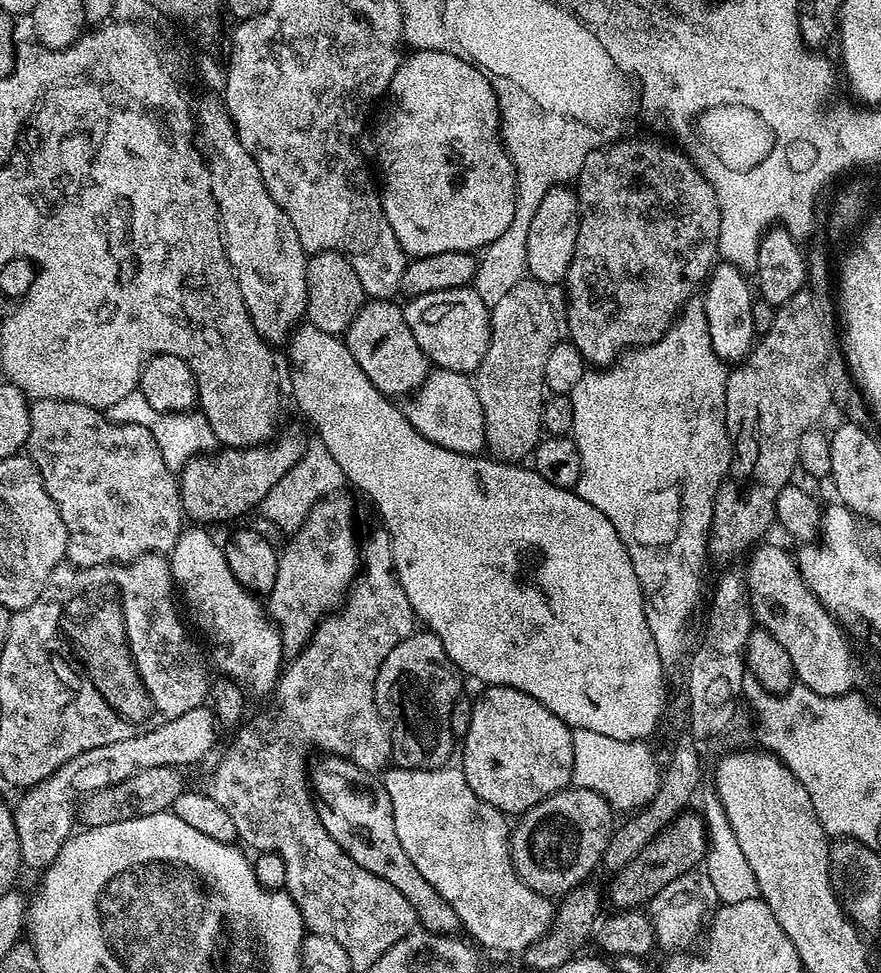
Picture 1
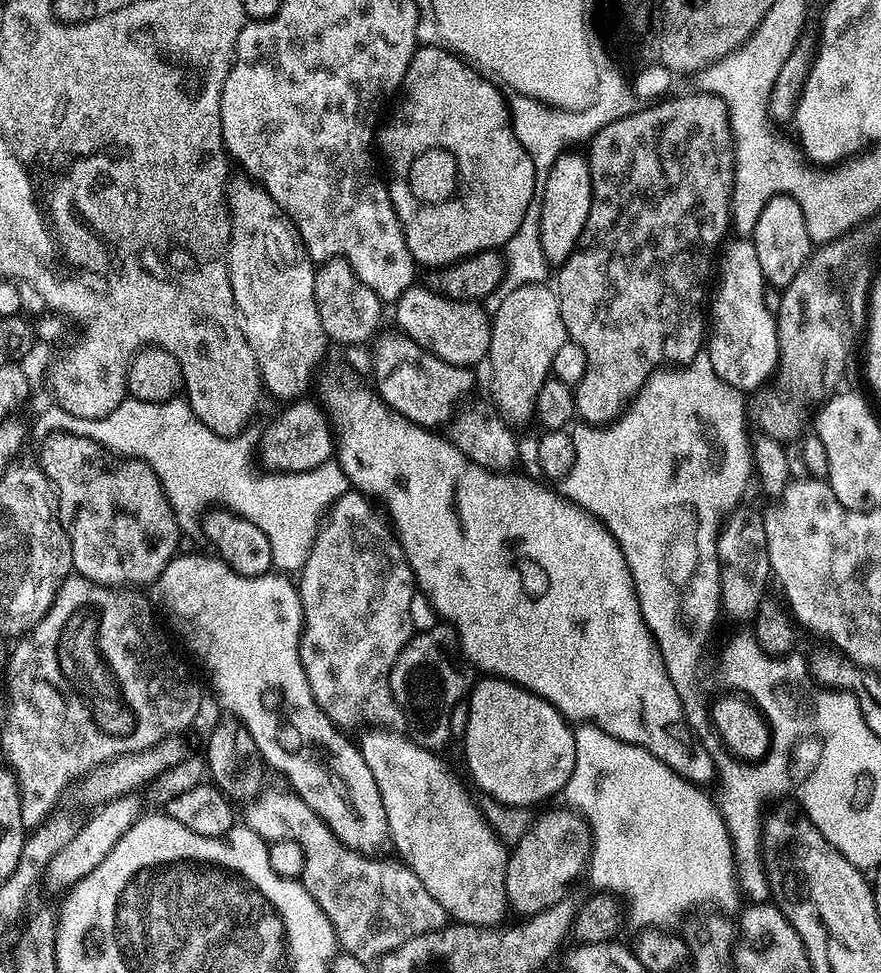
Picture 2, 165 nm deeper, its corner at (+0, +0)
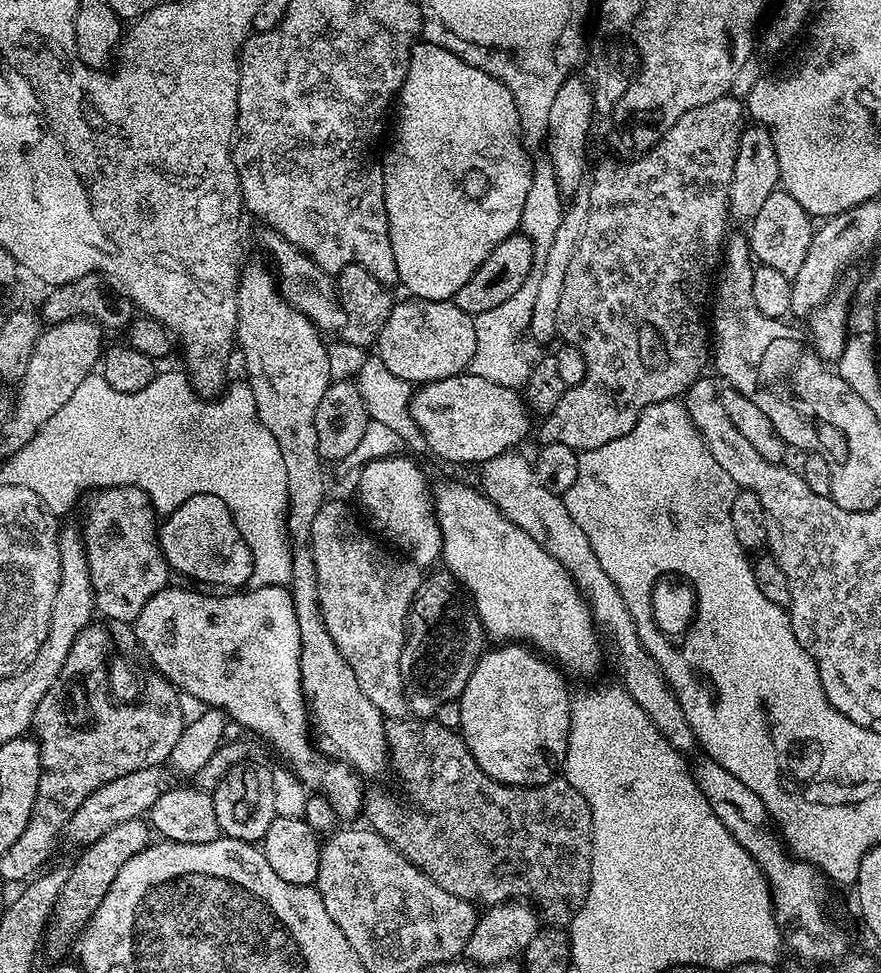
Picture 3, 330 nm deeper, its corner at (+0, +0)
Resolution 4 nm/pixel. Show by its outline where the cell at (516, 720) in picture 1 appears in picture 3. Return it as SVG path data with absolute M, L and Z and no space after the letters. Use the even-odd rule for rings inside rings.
M504 642L493 648L496 648L493 652L492 649L485 651L480 661L474 666L474 670L470 674L470 682L466 682L464 692L460 696L459 702L460 709L462 710L462 722L460 723L459 731L462 733L465 743L468 744L468 748L472 751L473 758L476 759L476 765L487 776L494 778L500 784L511 784L514 788L536 788L538 785L545 784L557 775L558 769L563 765L566 754L568 753L568 727L570 726L572 710L570 707L568 688L564 685L566 676L557 665L549 662L541 653L519 642Z

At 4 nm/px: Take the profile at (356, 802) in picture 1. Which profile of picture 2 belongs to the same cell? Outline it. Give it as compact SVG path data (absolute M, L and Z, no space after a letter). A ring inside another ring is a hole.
M178 554L167 564L154 583L149 585L151 603L170 620L196 660L212 668L214 697L233 721L242 724L257 744L263 763L288 779L287 787L301 796L330 826L330 830L347 848L365 854L375 853L389 839L386 810L378 785L359 747L343 736L314 698L306 670L300 661L300 634L304 630L304 611L297 585L289 577L274 572L244 576L219 557L202 554Z

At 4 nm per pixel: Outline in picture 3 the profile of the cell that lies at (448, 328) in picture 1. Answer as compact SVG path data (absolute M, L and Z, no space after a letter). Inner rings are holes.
M407 298L393 303L390 318L382 326L374 348L386 368L409 385L419 386L430 380L456 376L471 365L476 349L474 317L458 310L452 300Z

